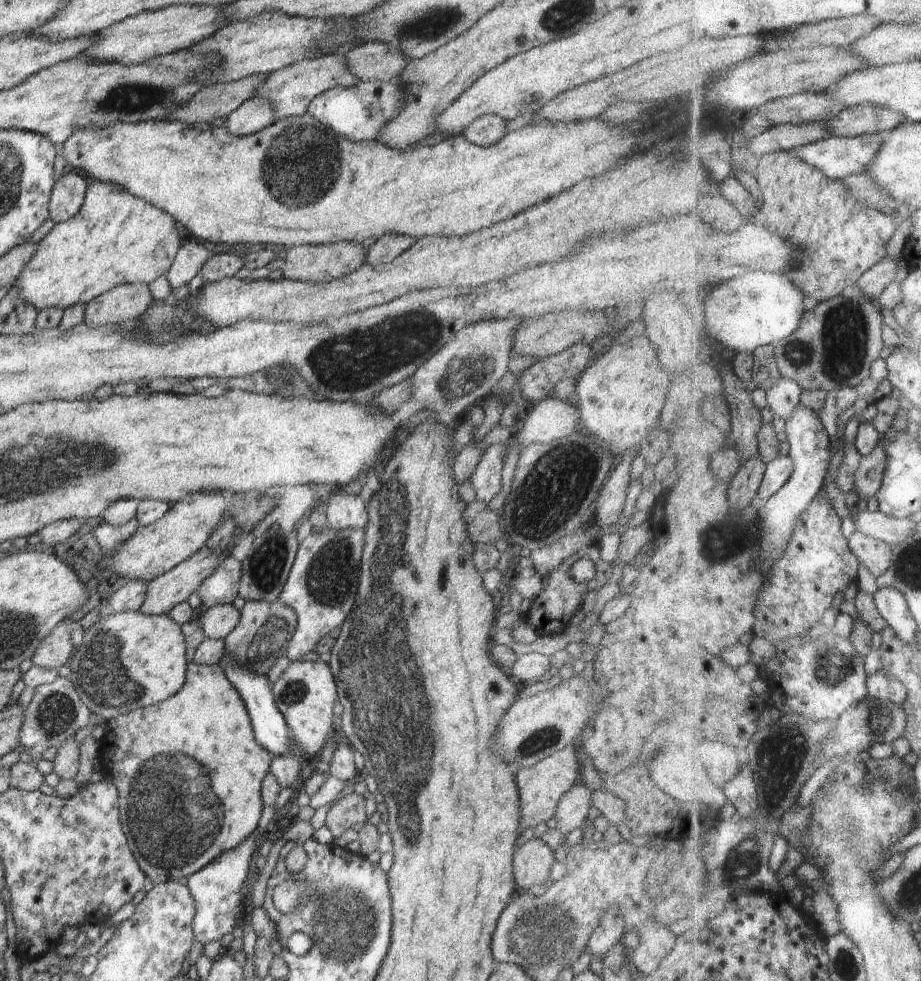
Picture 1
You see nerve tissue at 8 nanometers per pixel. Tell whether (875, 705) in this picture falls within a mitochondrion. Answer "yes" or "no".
yes

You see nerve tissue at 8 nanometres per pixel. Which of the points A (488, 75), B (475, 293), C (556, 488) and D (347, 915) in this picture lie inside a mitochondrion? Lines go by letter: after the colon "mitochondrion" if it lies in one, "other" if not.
A: other
B: other
C: mitochondrion
D: mitochondrion

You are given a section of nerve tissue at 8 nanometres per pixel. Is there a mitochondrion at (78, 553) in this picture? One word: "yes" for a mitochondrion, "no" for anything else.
no

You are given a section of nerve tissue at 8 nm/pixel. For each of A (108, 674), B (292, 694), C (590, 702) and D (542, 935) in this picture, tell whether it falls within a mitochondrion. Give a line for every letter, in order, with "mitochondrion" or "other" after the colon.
A: mitochondrion
B: mitochondrion
C: other
D: mitochondrion

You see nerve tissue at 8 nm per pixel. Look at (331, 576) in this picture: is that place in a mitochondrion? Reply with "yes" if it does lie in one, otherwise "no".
yes

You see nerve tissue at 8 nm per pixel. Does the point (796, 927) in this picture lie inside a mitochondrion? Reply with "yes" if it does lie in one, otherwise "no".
no

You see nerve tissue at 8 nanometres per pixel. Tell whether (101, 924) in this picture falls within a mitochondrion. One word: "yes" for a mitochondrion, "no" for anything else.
no

